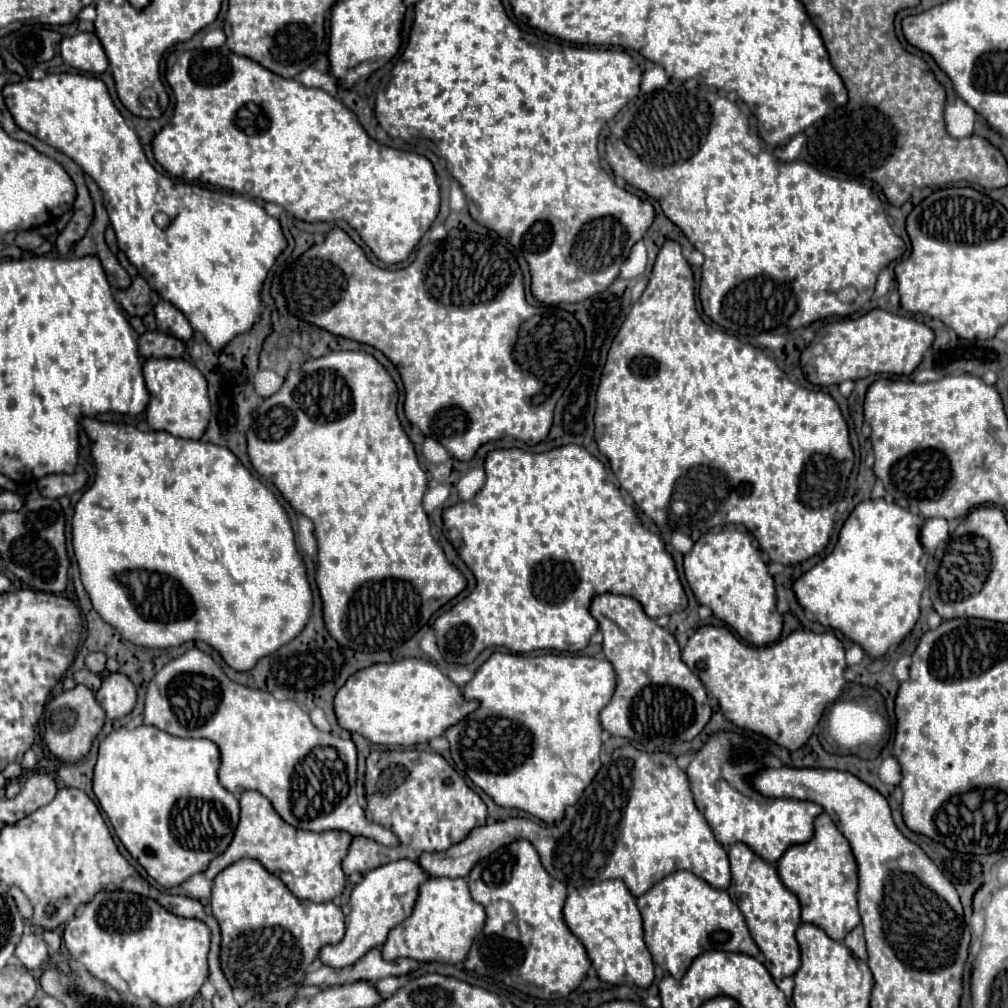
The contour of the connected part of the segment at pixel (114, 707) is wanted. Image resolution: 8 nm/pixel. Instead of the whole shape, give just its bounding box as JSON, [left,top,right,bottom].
[96,673,136,719]

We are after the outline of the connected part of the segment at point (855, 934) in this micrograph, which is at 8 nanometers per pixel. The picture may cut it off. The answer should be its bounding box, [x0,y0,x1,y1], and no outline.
[842,925,866,961]

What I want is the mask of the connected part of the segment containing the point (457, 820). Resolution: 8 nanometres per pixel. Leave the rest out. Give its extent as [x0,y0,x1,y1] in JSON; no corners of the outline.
[342,749,486,877]

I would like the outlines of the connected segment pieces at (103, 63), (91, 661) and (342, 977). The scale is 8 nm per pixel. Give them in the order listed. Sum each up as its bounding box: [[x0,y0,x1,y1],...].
[[60,33,108,73],[86,653,106,673],[304,949,418,985]]

